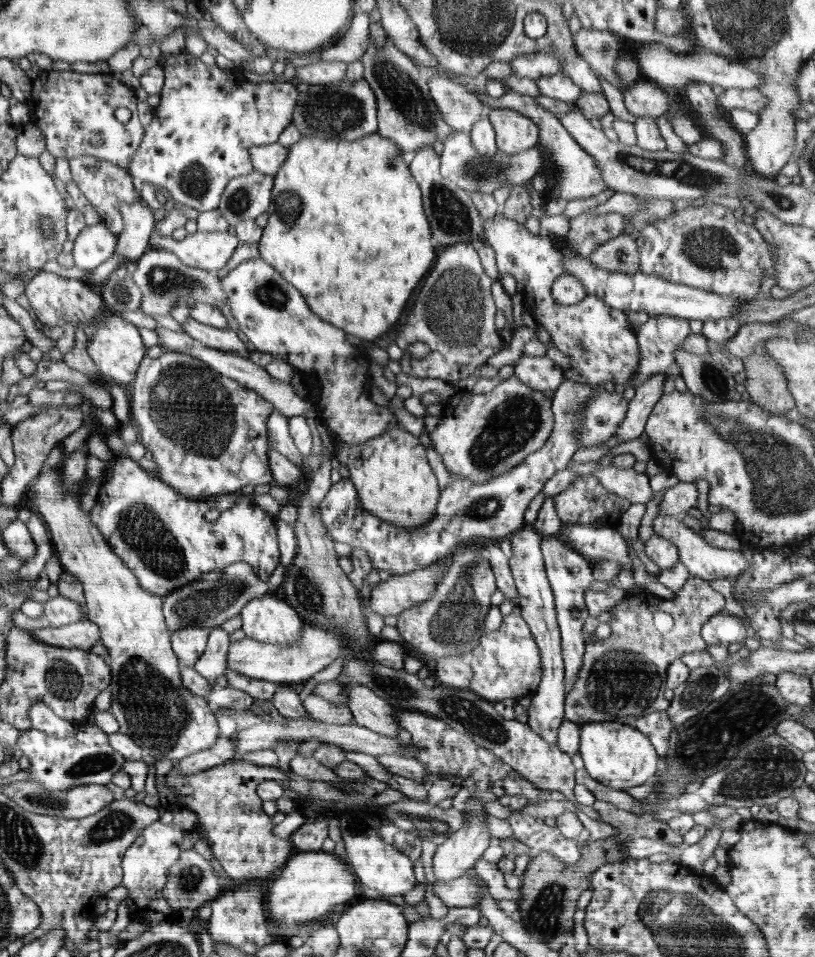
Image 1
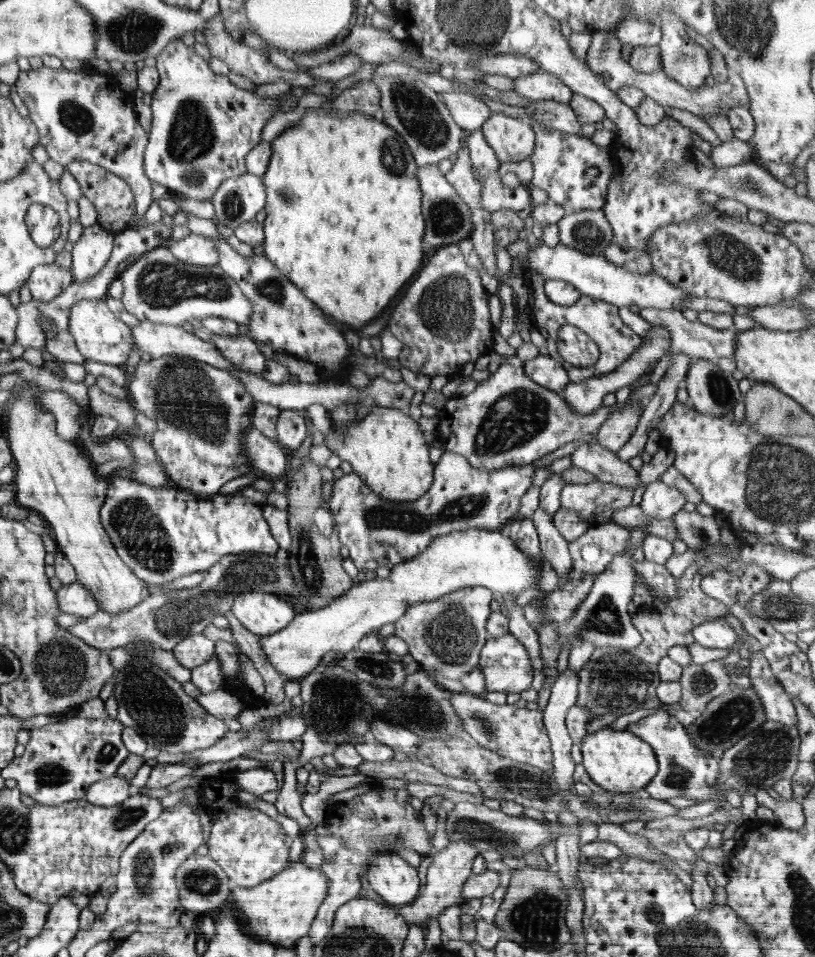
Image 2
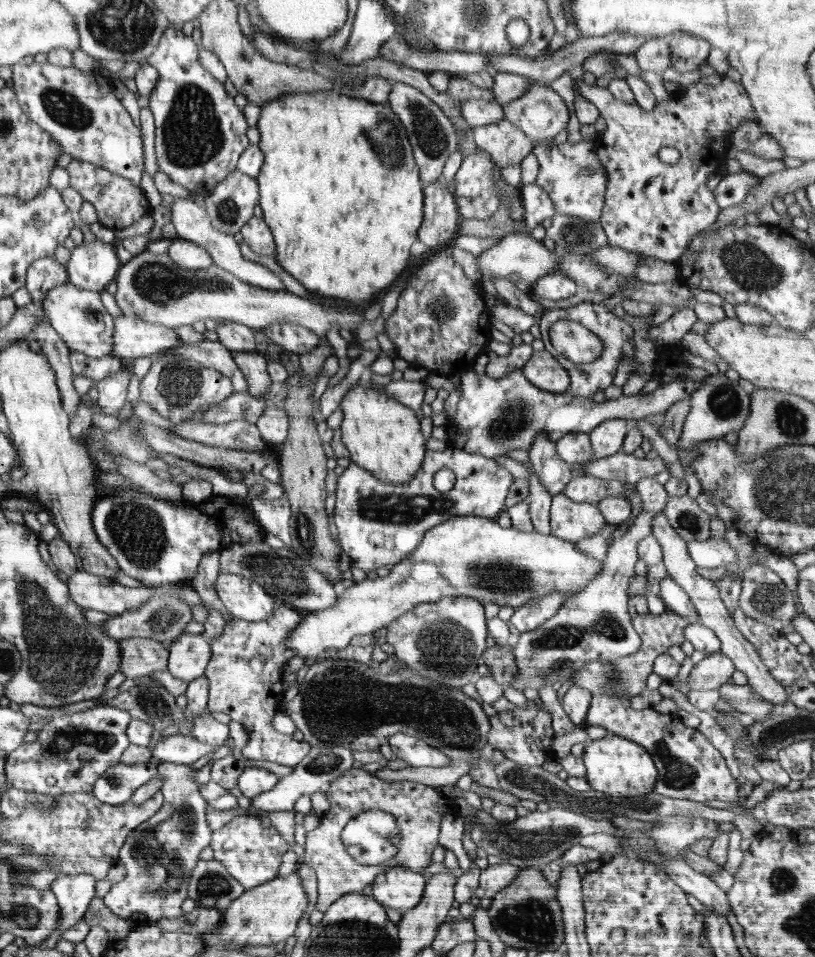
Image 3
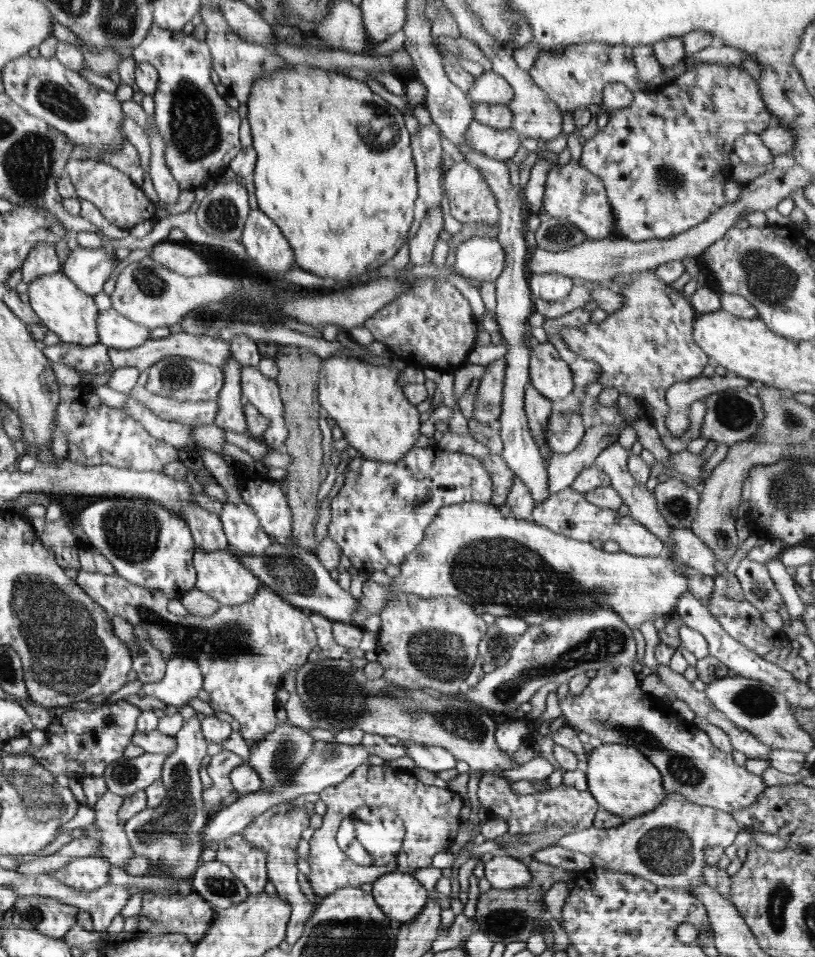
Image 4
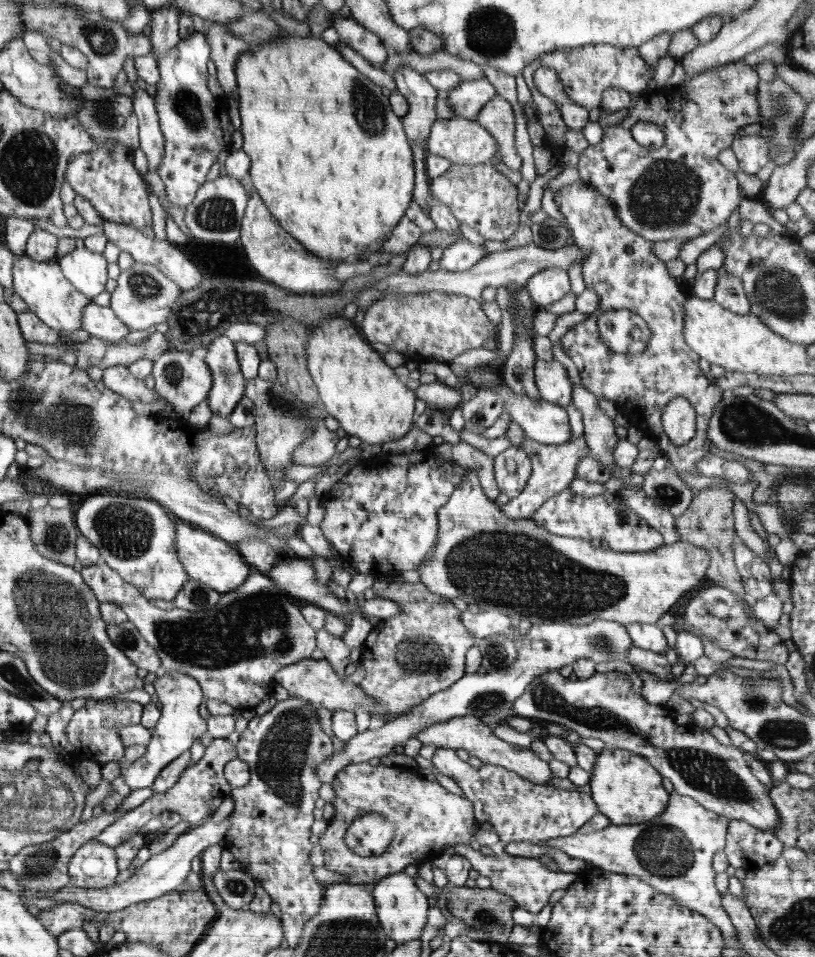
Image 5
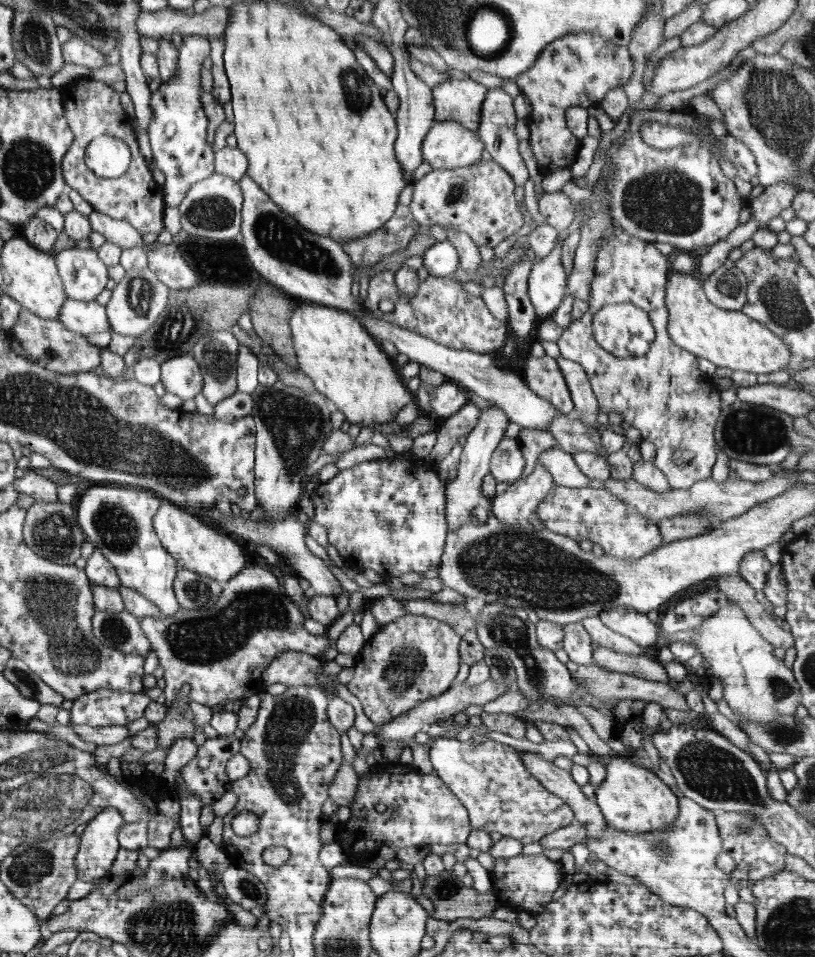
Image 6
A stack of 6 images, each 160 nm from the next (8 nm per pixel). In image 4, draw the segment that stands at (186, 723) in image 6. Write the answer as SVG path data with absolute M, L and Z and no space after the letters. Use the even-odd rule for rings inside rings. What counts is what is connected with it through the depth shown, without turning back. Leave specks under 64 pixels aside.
M186 652L168 657L166 672L160 682L142 684L146 695L162 701L171 711L188 705L202 688L200 666ZM148 754L143 757L121 757L108 764L103 778L107 784L107 790L126 797L137 792L145 791L154 781L161 778L162 768L168 754Z

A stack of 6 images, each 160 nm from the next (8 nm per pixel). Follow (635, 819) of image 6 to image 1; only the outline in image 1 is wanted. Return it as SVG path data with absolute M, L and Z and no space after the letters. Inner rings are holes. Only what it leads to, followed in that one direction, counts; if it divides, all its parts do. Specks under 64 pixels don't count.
M588 722L581 724L578 753L582 755L587 774L604 786L614 790L627 790L653 780L661 762L650 739L628 722Z

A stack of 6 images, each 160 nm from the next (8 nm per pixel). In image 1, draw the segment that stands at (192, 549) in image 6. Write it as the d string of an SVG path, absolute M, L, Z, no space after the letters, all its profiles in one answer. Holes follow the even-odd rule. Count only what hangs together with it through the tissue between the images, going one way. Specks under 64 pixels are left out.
M273 593L249 600L240 609L240 618L246 637L256 641L294 646L302 638L303 620L286 600Z

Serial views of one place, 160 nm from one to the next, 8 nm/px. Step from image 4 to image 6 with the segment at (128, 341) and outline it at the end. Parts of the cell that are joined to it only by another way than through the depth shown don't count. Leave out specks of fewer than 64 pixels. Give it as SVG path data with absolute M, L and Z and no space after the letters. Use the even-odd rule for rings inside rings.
M66 300L57 319L70 330L85 337L98 332L111 332L105 306L97 301Z

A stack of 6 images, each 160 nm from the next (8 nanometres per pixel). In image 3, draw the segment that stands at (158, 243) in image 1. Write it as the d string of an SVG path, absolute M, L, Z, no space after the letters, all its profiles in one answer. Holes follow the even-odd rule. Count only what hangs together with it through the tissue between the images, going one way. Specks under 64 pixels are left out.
M175 238L168 246L167 255L176 265L187 270L205 270L213 263L207 250L186 239Z

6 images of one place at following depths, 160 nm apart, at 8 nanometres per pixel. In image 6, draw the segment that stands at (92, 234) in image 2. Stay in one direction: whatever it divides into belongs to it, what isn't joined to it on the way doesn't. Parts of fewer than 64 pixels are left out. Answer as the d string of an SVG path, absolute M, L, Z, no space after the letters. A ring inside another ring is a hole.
M75 246L54 255L69 299L96 301L96 297L107 288L110 280L108 267L100 260L96 249Z

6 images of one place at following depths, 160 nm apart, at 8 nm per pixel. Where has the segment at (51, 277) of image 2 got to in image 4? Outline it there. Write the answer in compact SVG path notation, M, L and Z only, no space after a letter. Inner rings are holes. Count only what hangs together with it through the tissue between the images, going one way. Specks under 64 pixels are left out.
M46 243L34 245L27 260L21 266L22 288L27 288L38 278L56 274L60 270L60 260L54 252L54 245Z

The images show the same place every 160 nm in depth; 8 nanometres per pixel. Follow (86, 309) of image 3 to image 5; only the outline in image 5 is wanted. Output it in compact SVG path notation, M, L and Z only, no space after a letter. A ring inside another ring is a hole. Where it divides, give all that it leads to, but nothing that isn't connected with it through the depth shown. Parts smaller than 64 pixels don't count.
M24 254L20 258L13 259L12 281L14 281L14 294L20 296L28 304L28 310L37 314L37 317L49 327L64 332L82 329L82 311L92 299L73 287L73 284L65 278L60 263L36 262Z

